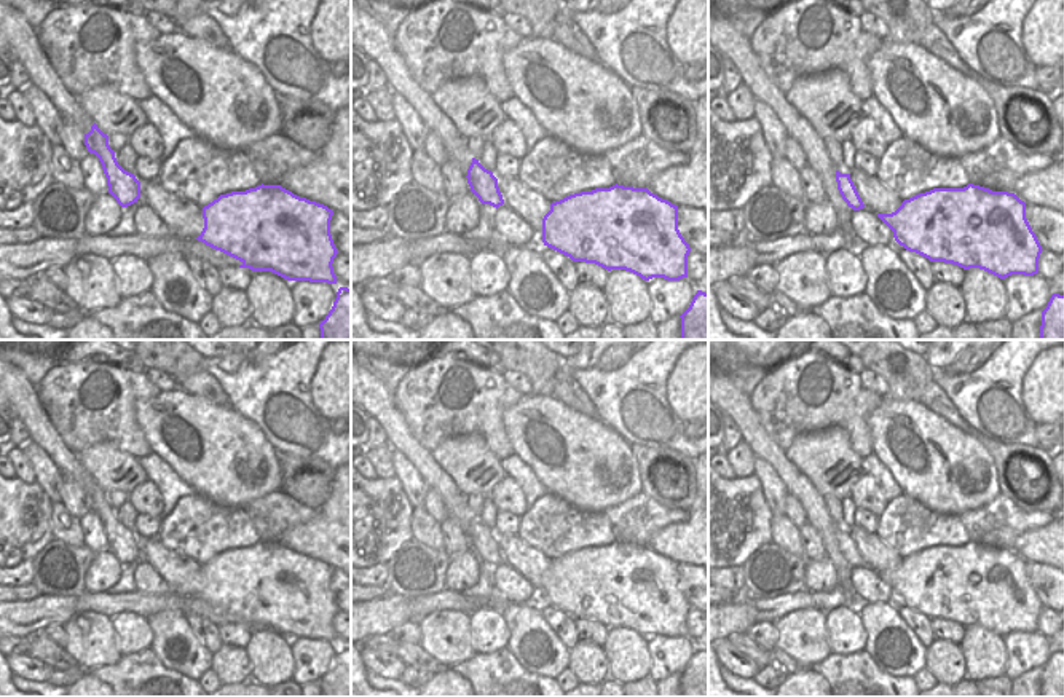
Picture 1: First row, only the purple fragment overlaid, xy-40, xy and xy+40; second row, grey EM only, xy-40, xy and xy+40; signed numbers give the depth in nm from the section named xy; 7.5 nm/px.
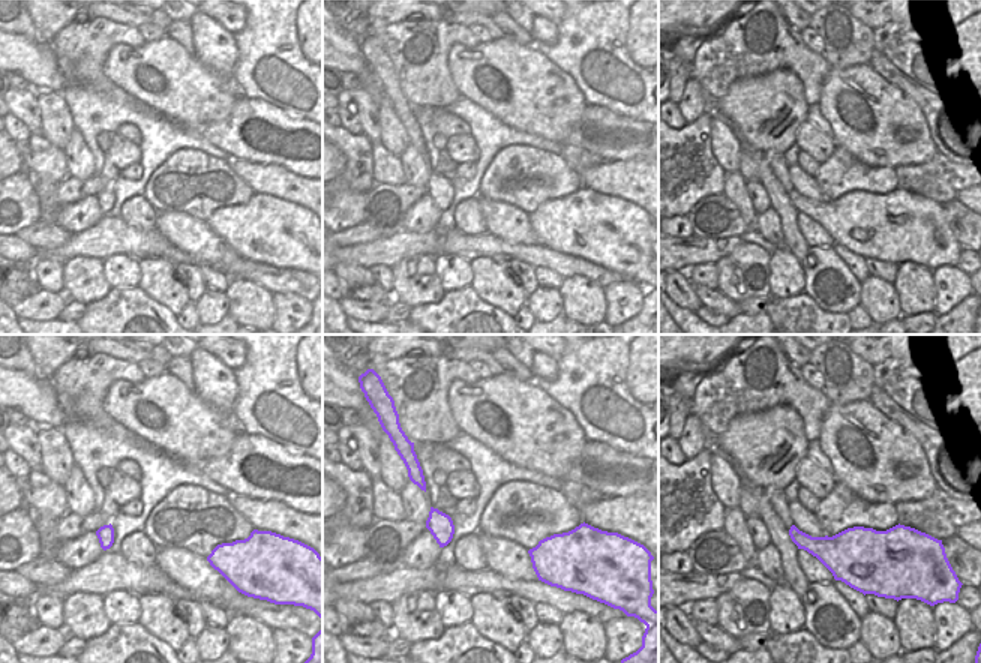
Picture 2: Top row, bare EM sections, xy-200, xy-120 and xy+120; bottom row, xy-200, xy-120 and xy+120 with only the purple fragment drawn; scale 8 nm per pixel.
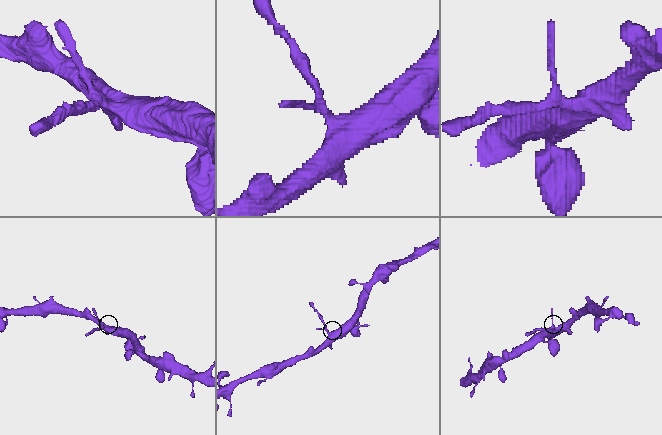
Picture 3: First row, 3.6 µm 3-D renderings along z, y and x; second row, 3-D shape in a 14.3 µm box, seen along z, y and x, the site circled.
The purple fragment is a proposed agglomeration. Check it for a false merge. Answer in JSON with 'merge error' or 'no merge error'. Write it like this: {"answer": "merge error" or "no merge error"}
{"answer": "merge error"}

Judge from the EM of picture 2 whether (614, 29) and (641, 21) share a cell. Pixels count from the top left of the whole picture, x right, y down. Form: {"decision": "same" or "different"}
{"decision": "different"}

